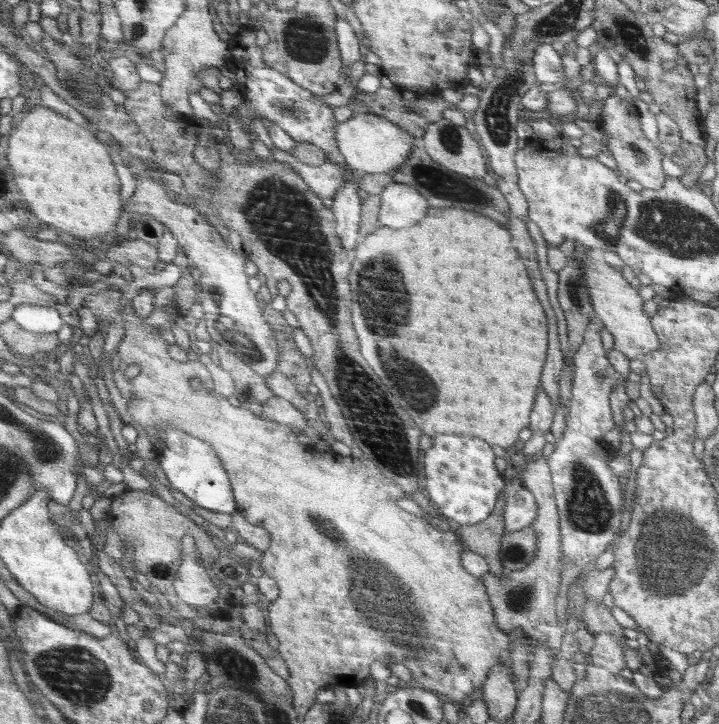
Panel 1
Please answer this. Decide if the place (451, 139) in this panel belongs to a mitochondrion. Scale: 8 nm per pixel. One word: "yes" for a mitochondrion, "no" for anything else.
yes

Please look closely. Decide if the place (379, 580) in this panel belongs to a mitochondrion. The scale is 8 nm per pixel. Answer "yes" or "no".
yes

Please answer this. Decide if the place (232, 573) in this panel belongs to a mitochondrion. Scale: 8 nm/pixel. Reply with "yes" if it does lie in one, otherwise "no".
no

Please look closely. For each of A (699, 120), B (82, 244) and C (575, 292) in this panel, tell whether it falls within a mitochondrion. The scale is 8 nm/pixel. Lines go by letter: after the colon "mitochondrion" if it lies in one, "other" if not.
A: other
B: other
C: mitochondrion

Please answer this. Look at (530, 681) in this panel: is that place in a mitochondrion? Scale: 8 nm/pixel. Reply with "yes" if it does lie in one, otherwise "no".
no

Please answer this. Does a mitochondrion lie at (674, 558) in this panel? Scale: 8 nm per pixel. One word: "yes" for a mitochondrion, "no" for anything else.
yes

